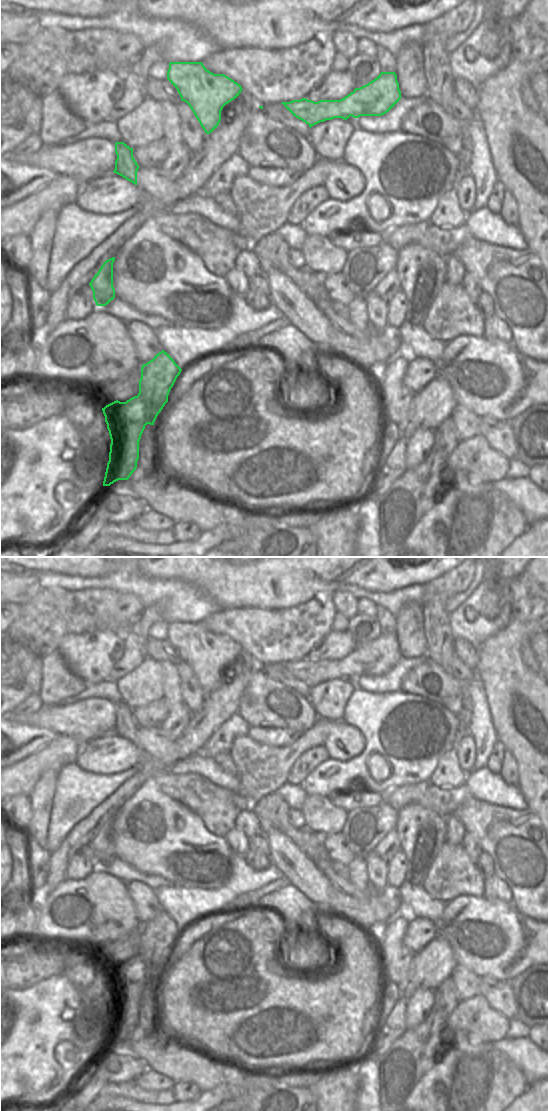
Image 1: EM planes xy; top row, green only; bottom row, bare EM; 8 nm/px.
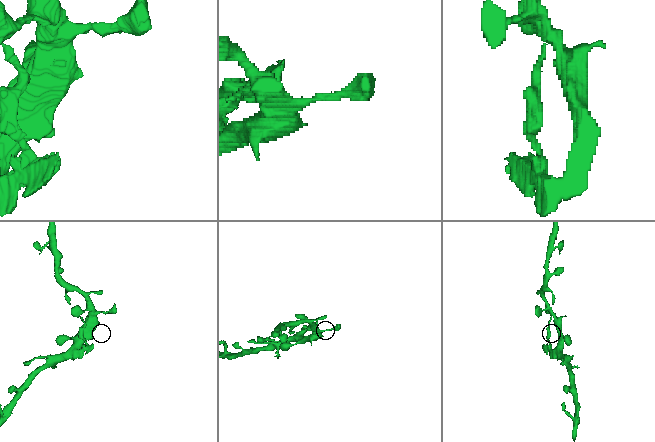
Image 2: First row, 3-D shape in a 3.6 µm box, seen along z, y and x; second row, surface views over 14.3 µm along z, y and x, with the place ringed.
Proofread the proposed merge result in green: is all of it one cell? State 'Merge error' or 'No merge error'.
Merge error

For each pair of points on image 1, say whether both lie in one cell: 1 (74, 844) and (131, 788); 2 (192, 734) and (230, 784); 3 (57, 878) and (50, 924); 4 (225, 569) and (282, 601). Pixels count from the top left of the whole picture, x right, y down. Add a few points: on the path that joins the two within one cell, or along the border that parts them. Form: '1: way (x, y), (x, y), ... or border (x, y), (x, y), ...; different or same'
1: way (87, 829), (116, 800); same
2: border (200, 753), (194, 753), (177, 760); different
3: border (65, 878), (43, 897), (41, 905); different
4: way (239, 583), (241, 585), (265, 585), (268, 588); same

